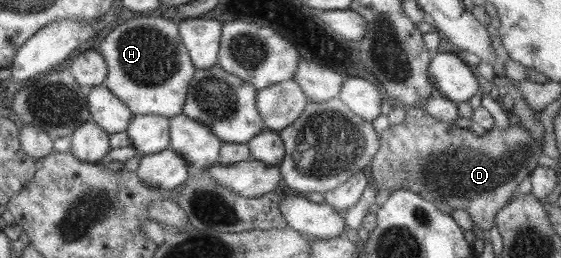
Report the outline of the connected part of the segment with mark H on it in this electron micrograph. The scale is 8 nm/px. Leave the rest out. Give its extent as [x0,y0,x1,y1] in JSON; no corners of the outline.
[98,17,196,118]

